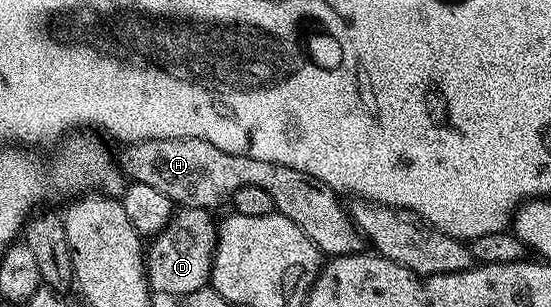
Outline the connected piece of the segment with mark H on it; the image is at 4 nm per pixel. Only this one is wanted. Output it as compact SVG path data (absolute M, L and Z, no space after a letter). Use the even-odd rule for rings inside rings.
M152 138L149 140L142 140L136 144L128 144L122 149L123 153L118 153L117 163L126 179L128 181L134 182L136 184L144 184L145 186L153 186L157 190L161 190L161 194L165 194L165 198L171 200L172 205L182 206L185 208L206 208L208 210L215 210L215 207L219 203L230 201L232 194L237 190L241 190L241 186L261 186L261 190L266 190L269 194L269 198L273 198L275 203L275 211L279 213L280 216L289 218L289 222L297 222L297 226L301 226L301 230L306 234L312 242L314 242L320 252L323 253L324 257L334 258L337 256L353 256L362 253L365 248L365 241L363 239L363 233L359 231L351 222L351 217L349 215L348 209L339 202L340 197L331 188L327 188L323 185L321 181L317 178L313 178L309 174L301 174L301 170L293 170L289 166L281 166L280 164L274 164L273 162L261 162L260 160L253 160L250 156L242 156L241 153L229 154L228 152L222 152L217 150L217 146L212 146L210 142L201 142L201 138L165 138L160 140L158 138Z

